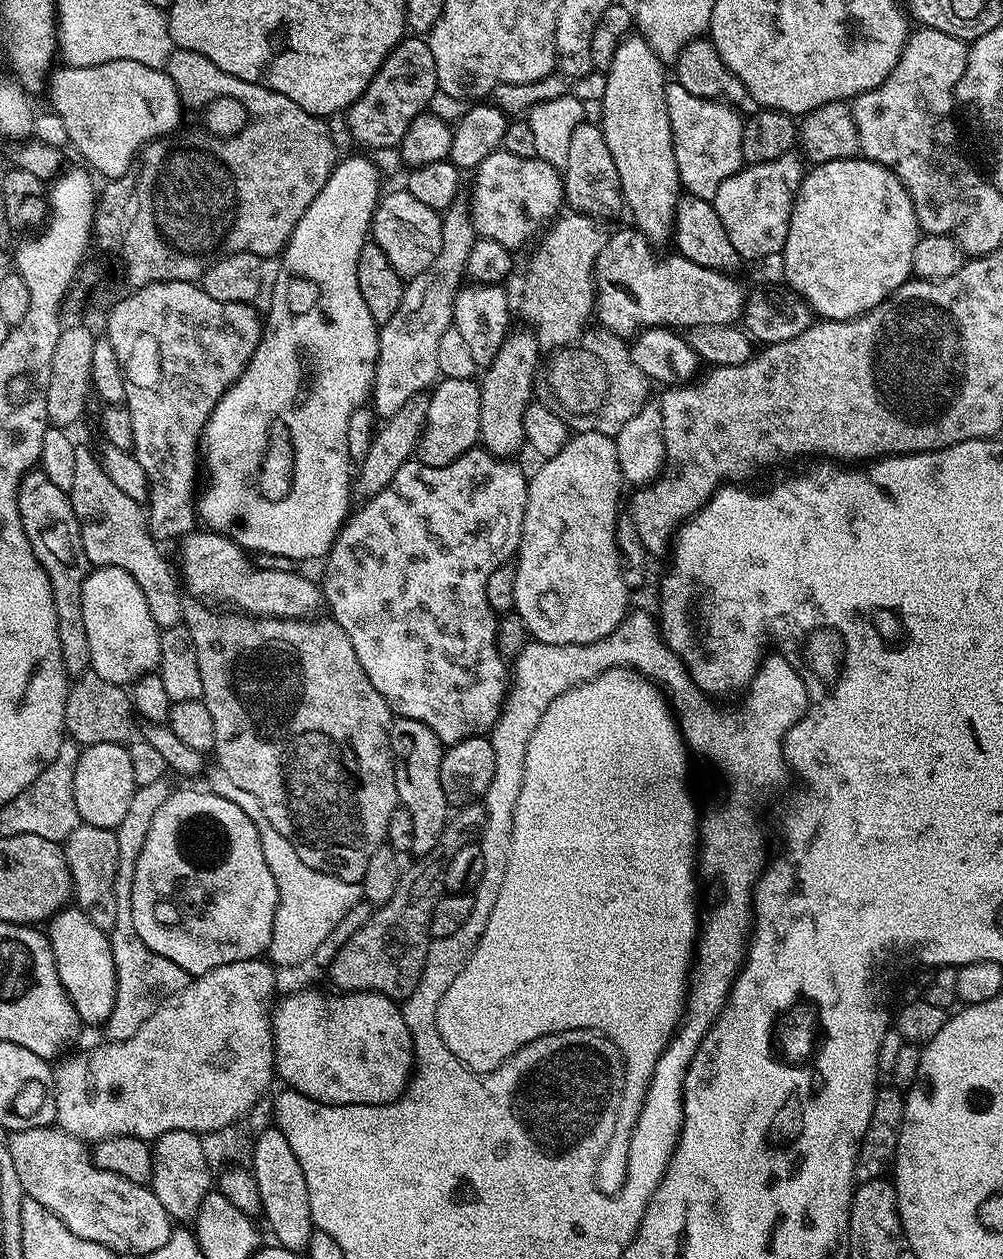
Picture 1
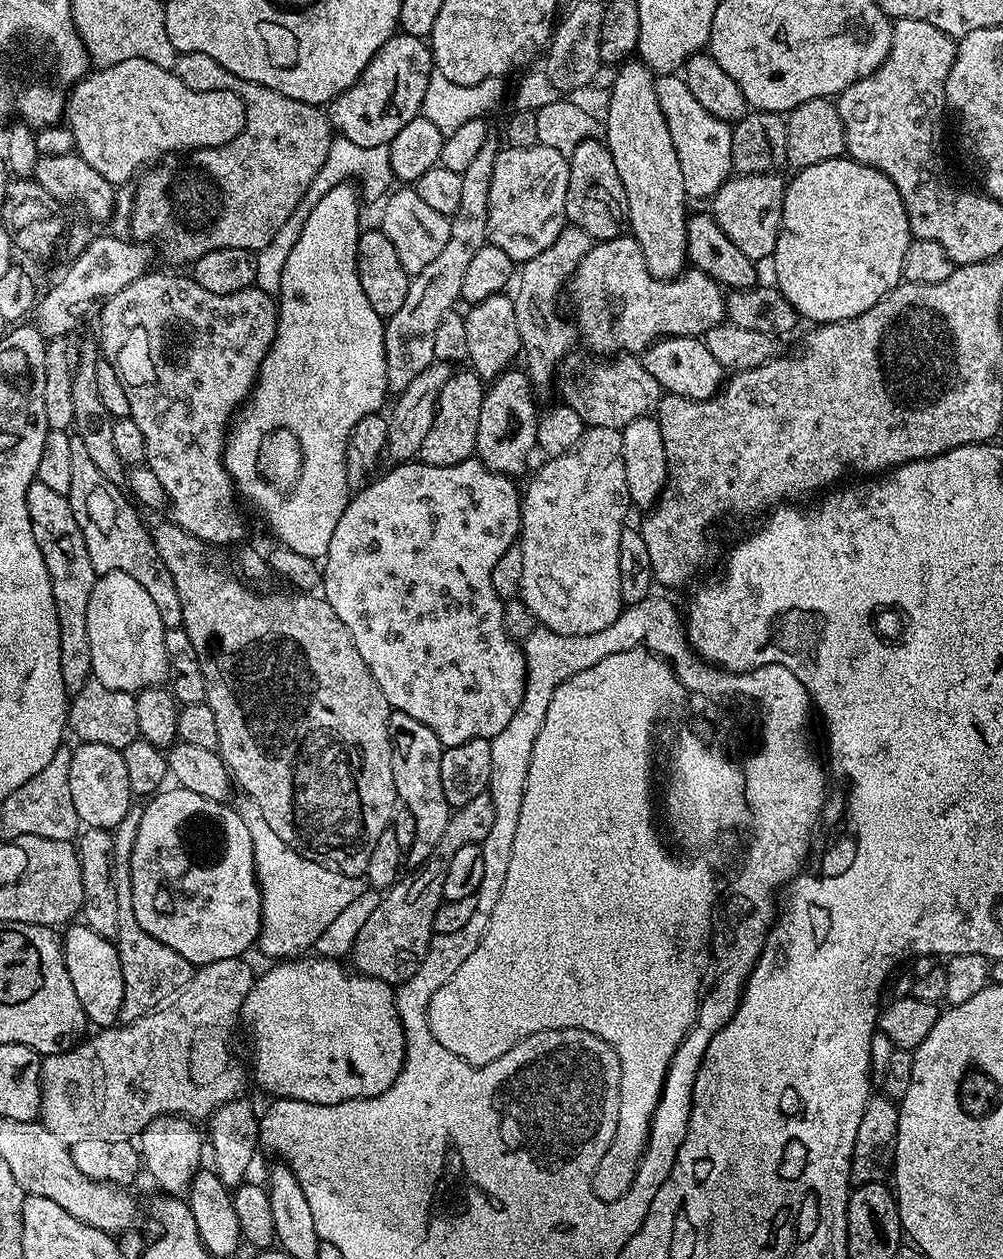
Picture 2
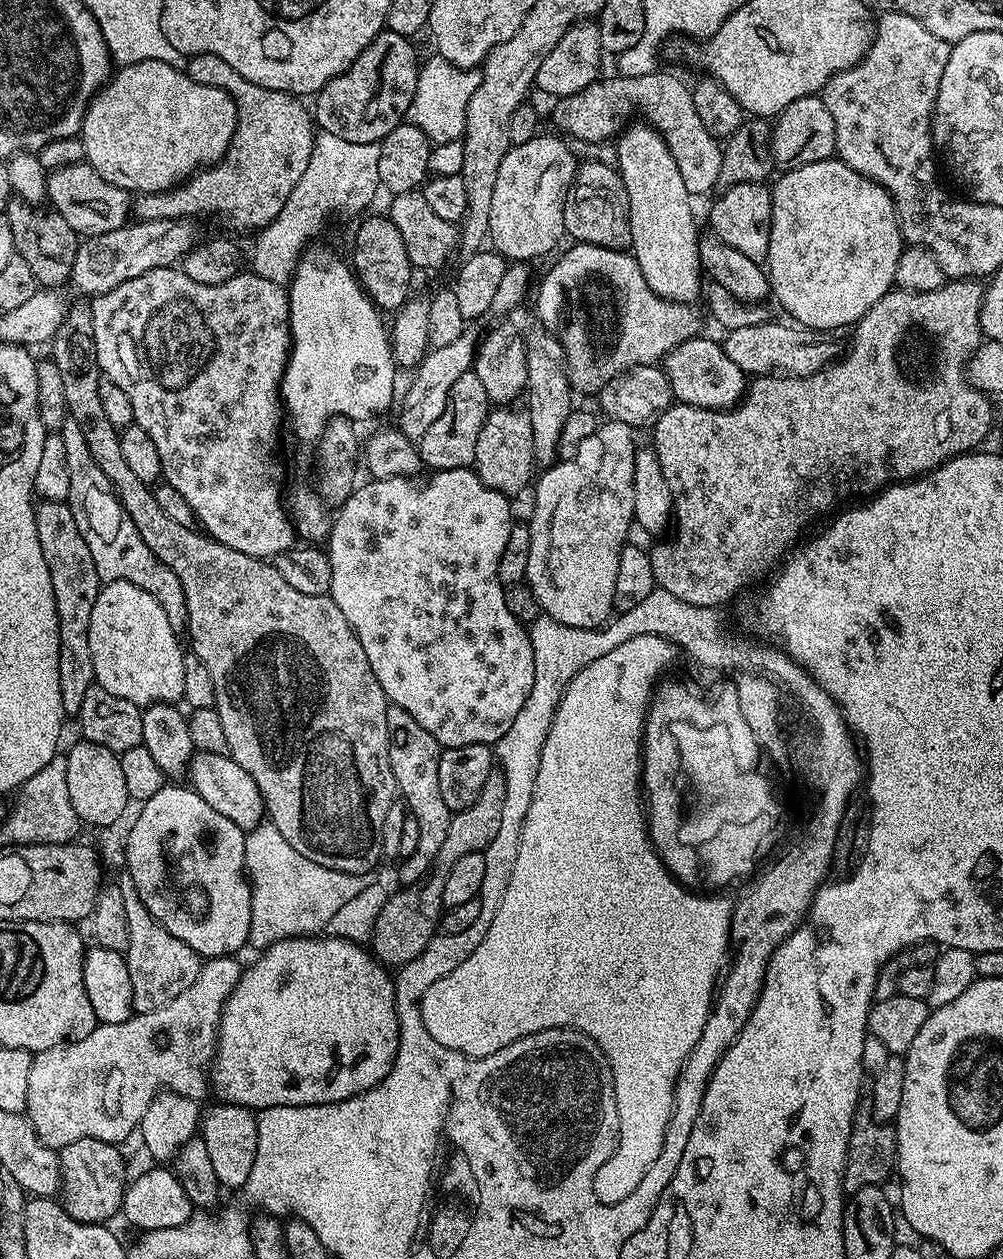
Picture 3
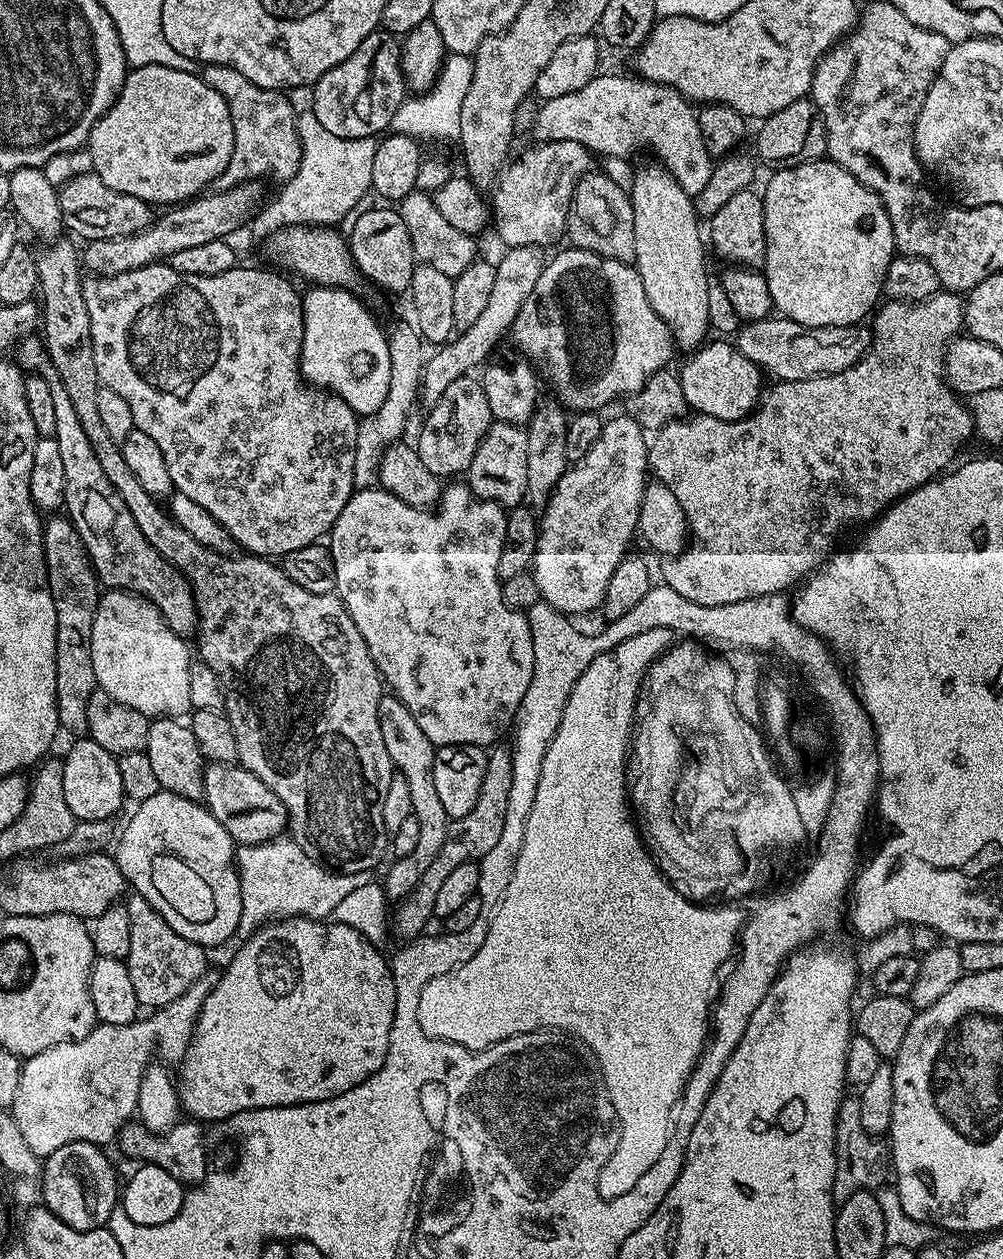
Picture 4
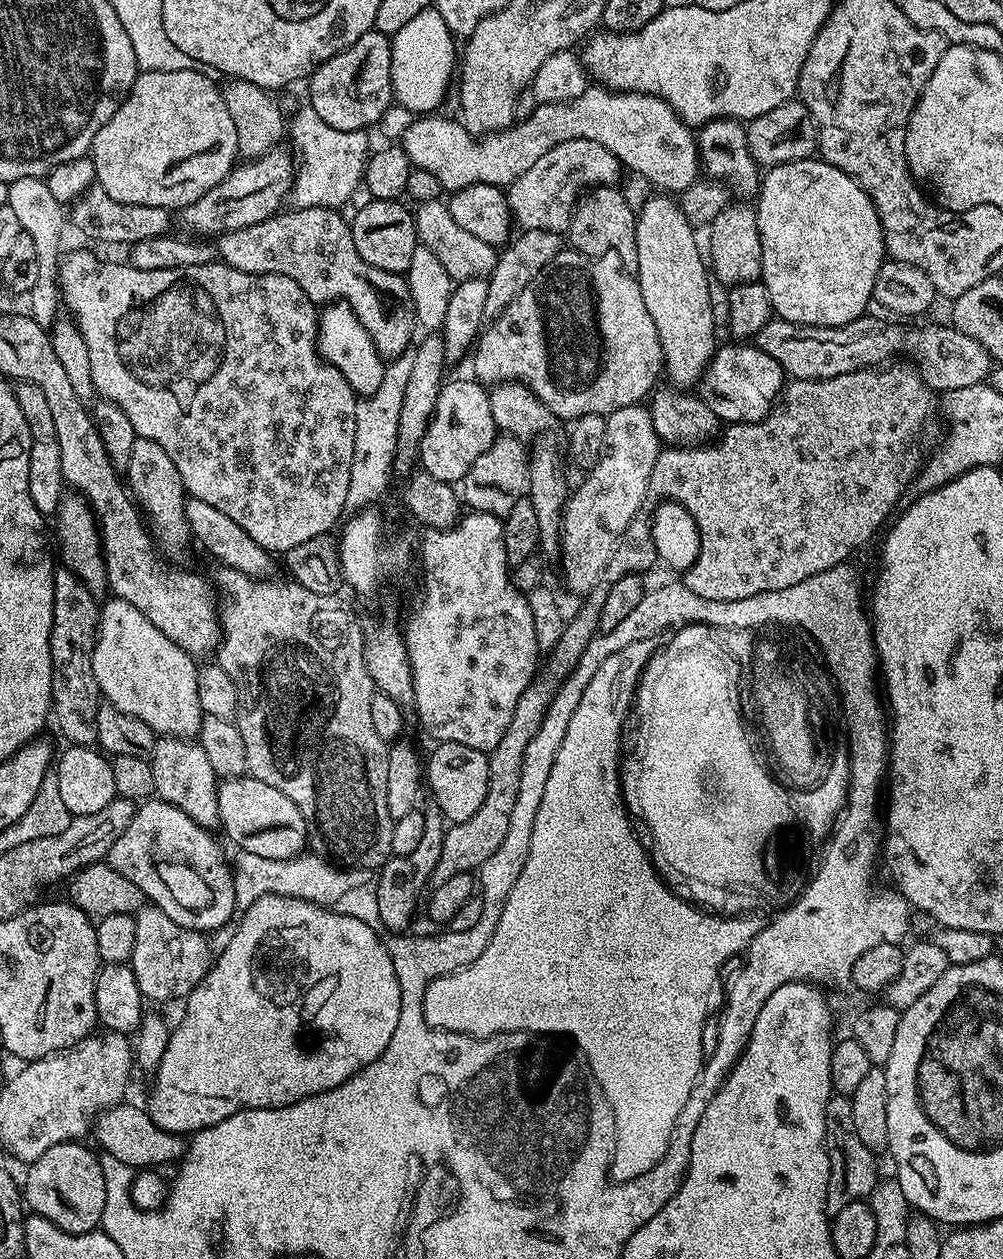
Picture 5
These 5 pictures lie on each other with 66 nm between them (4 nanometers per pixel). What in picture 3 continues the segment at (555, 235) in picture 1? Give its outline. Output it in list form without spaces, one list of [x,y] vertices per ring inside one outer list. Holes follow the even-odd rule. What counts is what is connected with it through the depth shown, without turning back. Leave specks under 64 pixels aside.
[[[543,327],[525,335],[526,346],[526,411],[530,418],[530,434],[532,435],[532,459],[537,465],[551,466],[557,463],[558,438],[562,436],[562,426],[566,424],[566,418],[574,410],[572,404],[573,389],[568,383],[568,371],[566,369],[566,357],[558,338]]]

